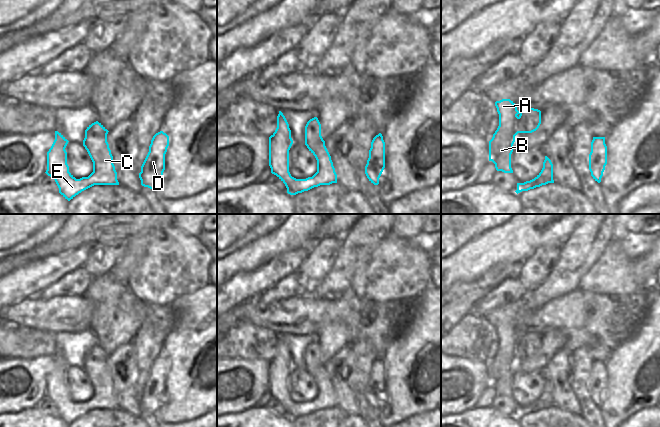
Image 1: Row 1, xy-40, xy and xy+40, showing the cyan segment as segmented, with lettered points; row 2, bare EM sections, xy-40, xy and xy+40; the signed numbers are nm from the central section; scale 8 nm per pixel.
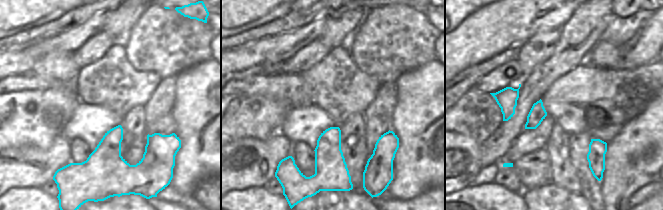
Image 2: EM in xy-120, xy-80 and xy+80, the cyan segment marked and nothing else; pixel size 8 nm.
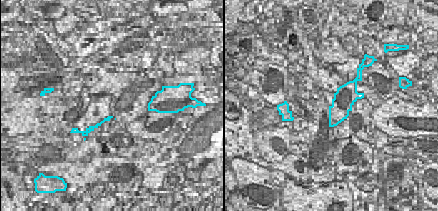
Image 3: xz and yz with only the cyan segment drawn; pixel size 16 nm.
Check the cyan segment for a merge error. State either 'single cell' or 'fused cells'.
single cell

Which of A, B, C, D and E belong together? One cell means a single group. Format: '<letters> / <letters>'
A B C D E

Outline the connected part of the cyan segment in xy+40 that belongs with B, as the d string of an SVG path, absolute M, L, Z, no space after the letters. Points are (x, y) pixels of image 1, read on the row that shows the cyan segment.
M510 99L495 102L499 114L499 126L489 141L489 161L495 164L497 171L513 173L511 154L515 136L518 133L532 133L541 124L541 111L530 108L518 111Z

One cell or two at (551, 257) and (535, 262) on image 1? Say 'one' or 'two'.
one

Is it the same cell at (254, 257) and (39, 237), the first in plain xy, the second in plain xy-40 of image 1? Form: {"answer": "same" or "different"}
{"answer": "different"}

